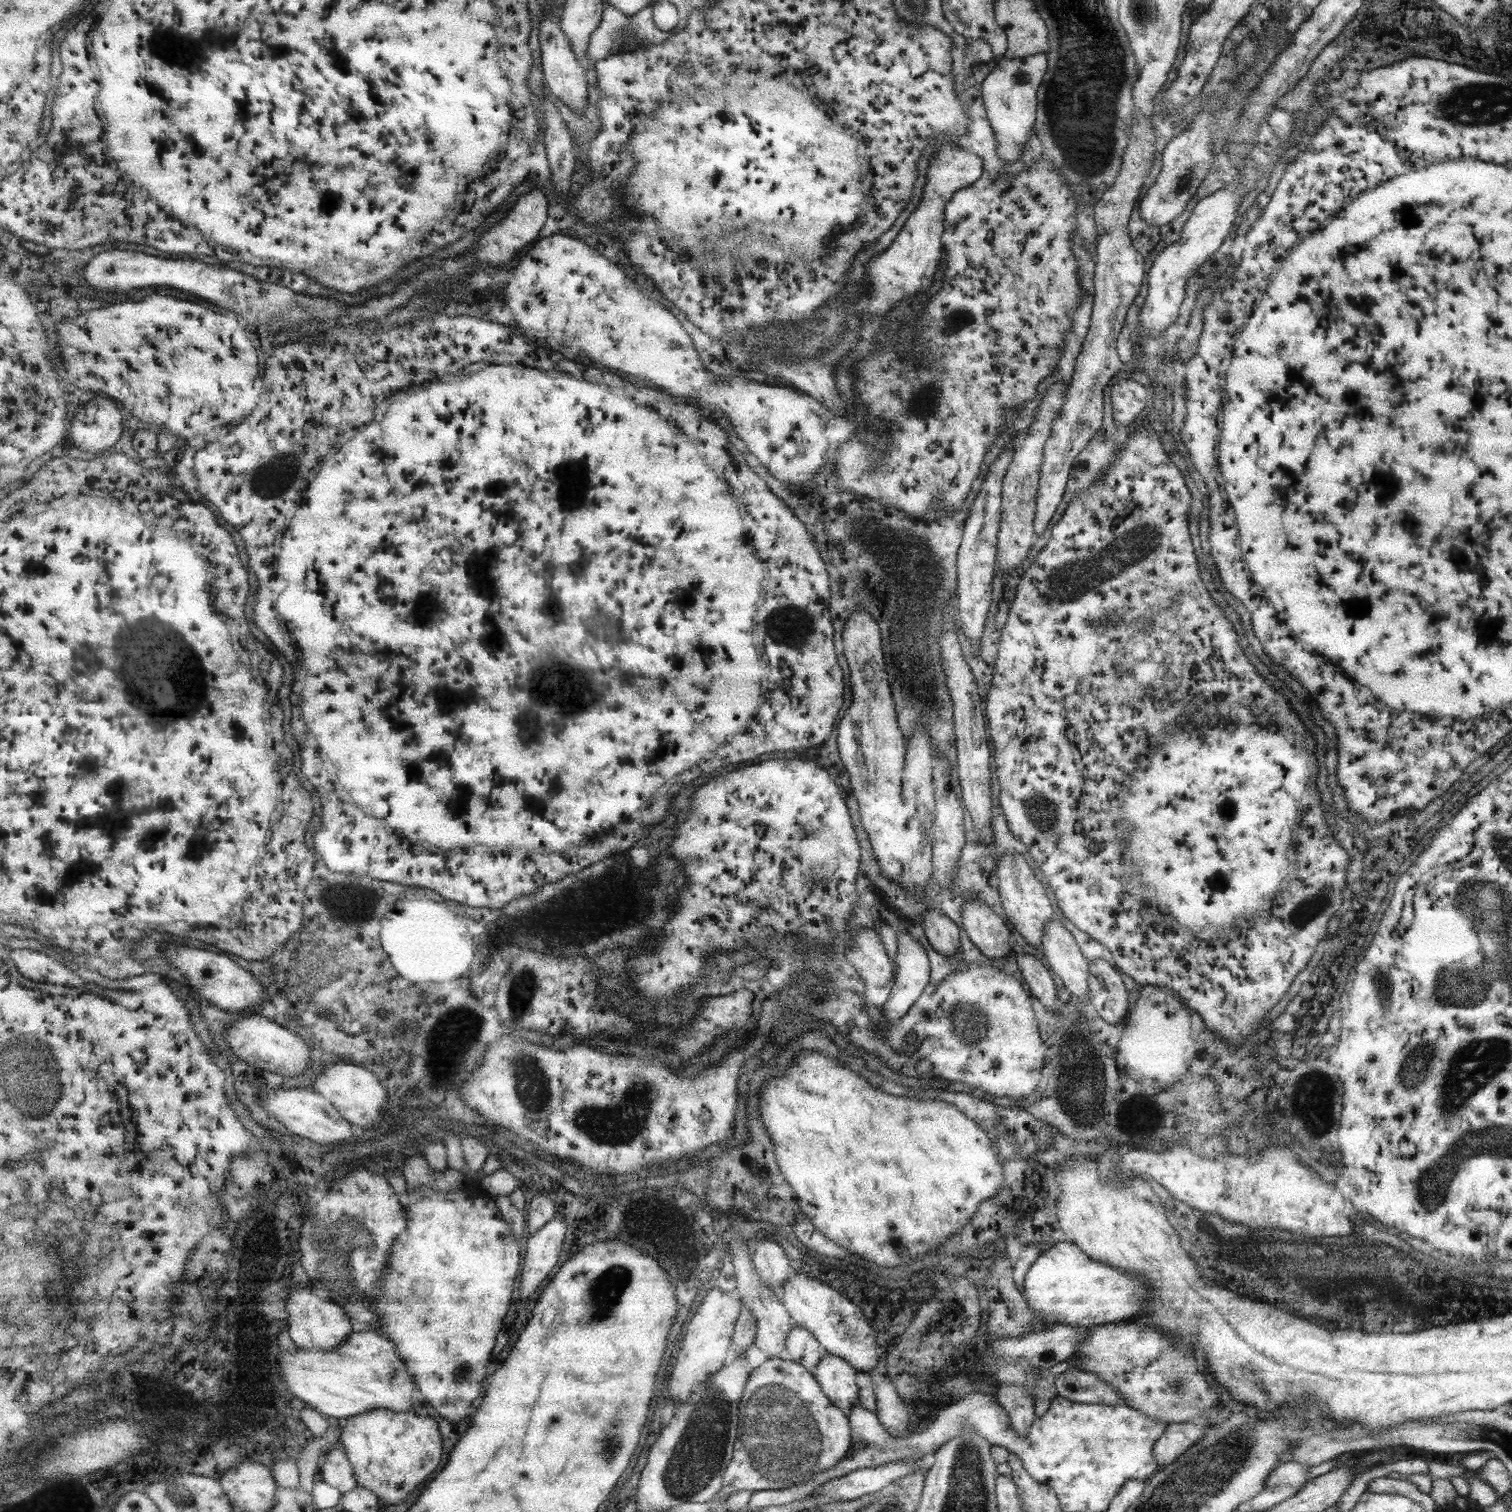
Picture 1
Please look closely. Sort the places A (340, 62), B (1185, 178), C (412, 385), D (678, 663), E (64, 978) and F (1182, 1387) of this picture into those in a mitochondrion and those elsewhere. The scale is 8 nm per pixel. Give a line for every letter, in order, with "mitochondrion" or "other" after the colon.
A: other
B: mitochondrion
C: other
D: other
E: other
F: mitochondrion

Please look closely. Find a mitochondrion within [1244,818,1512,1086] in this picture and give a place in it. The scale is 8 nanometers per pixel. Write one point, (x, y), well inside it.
(1472, 893)

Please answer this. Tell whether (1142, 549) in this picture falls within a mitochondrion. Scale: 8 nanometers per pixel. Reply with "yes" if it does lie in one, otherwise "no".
no

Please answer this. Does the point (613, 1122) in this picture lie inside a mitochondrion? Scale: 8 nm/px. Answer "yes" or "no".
yes

